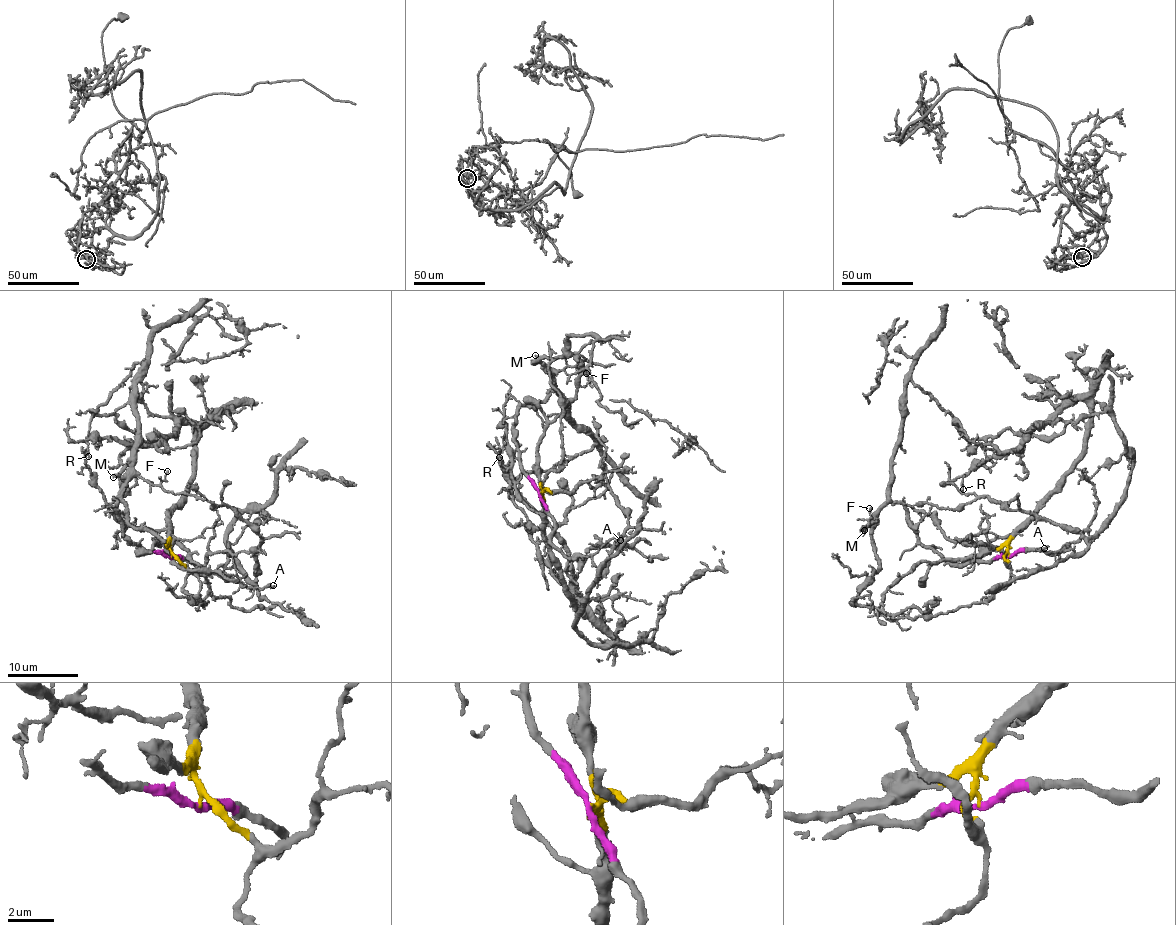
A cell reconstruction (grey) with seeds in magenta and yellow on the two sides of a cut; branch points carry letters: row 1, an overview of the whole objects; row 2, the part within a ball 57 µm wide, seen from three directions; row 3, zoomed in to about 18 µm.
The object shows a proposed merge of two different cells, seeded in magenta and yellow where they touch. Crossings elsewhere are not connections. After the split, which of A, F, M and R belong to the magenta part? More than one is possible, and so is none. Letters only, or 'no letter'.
A, F, M

